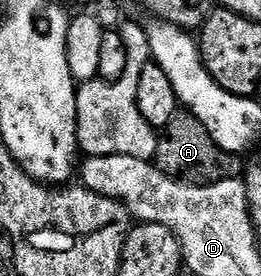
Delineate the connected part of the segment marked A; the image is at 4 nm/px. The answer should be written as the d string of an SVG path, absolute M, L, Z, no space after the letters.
M186 110L176 112L173 119L161 130L153 163L165 175L181 180L184 184L216 184L222 180L237 180L245 172L244 161L234 152L221 150L221 146L213 142L209 130L205 130L199 119Z

